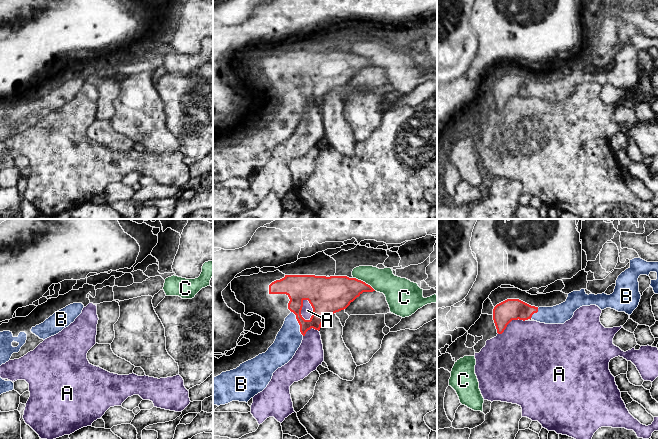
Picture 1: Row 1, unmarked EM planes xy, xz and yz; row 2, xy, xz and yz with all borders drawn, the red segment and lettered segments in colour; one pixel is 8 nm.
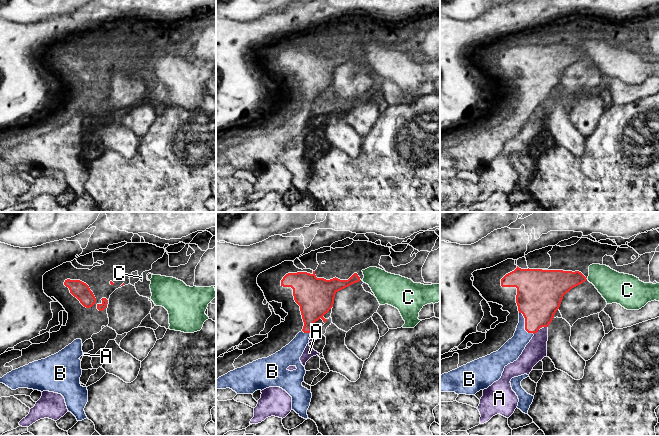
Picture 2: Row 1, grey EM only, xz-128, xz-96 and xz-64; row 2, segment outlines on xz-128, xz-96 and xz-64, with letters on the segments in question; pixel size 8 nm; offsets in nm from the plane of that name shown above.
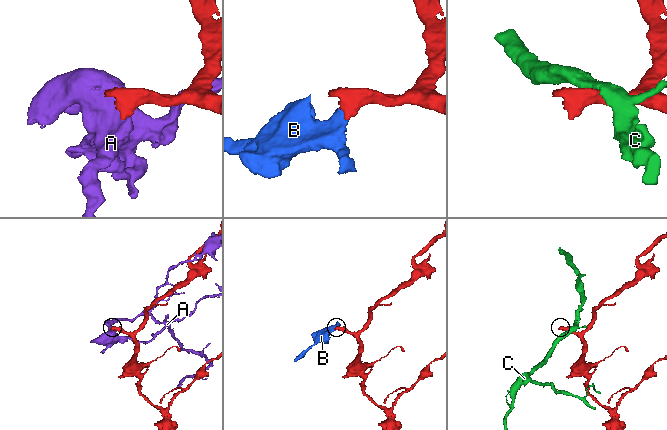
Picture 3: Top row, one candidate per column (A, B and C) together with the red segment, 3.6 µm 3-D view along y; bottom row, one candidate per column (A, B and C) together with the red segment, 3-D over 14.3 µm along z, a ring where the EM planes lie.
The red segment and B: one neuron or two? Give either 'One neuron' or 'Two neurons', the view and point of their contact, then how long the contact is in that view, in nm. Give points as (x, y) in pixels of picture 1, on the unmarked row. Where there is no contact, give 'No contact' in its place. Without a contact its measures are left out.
One neuron. Touches red at xz (298, 98). Shared border 220 nm

